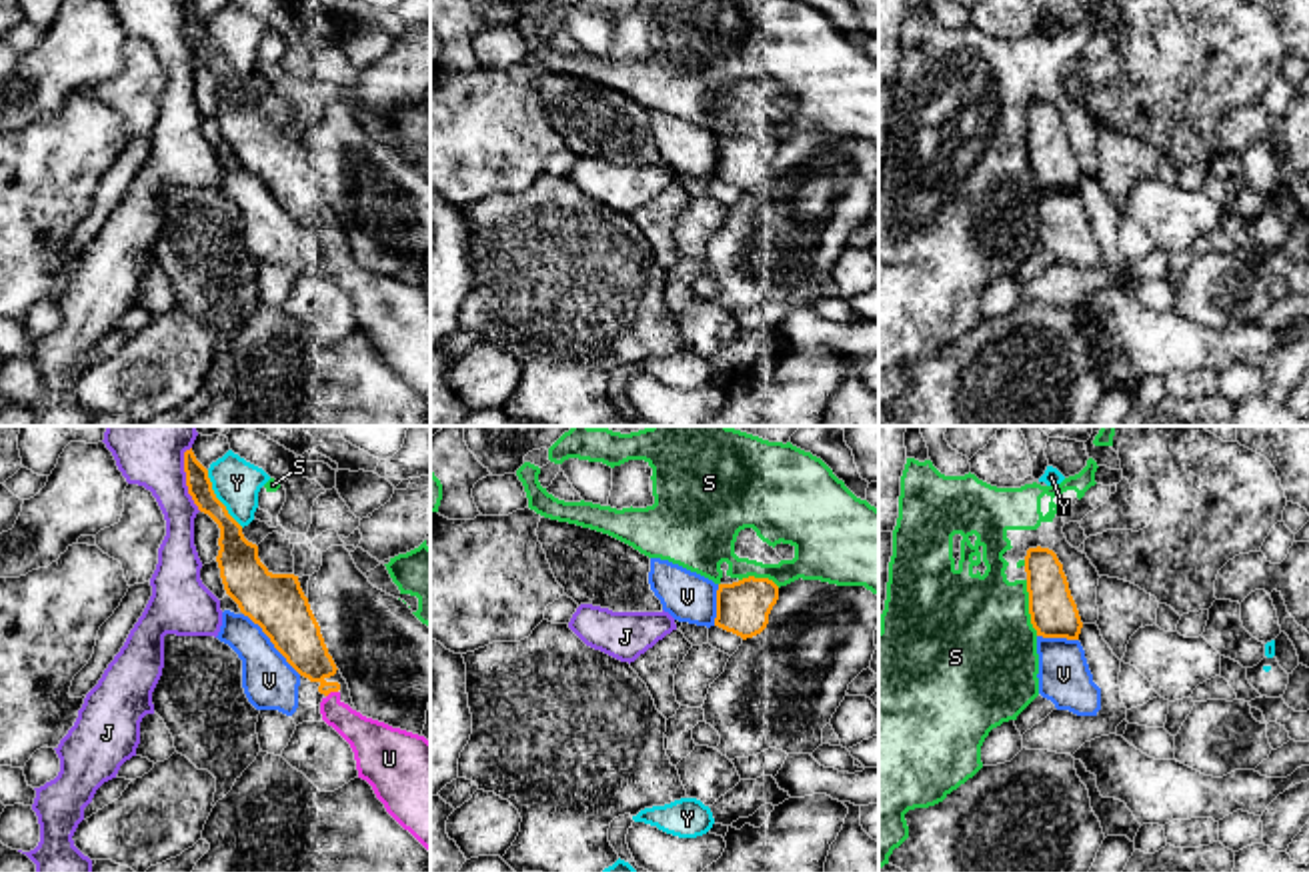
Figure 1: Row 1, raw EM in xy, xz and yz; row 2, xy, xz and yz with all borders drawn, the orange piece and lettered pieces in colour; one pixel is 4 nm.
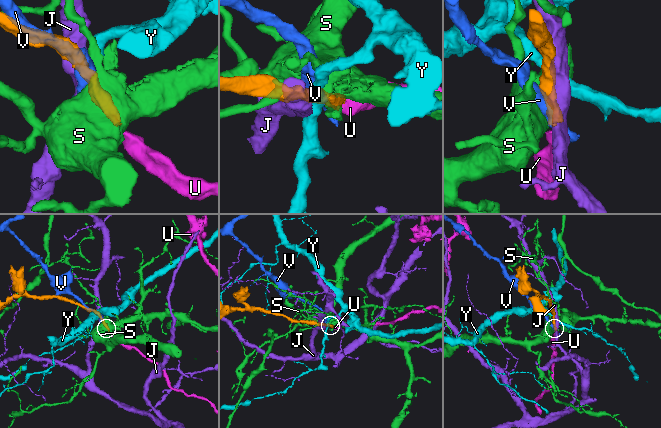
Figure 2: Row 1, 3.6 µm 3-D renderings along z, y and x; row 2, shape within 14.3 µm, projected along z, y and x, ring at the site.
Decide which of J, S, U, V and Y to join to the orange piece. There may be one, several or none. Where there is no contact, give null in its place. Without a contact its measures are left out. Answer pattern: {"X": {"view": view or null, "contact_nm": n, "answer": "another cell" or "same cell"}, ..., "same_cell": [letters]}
{"J": {"view": "xy", "contact_nm": 260, "answer": "another cell"}, "S": {"view": "yz", "contact_nm": 220, "answer": "another cell"}, "U": {"view": "xy", "contact_nm": 50, "answer": "same cell"}, "V": {"view": "xy", "contact_nm": 340, "answer": "another cell"}, "Y": {"view": "xy", "contact_nm": 280, "answer": "another cell"}, "same_cell": ["U"]}

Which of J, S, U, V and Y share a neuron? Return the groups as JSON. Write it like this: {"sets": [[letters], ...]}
{"sets": [["J"], ["S"], ["U"], ["V"], ["Y"]]}

